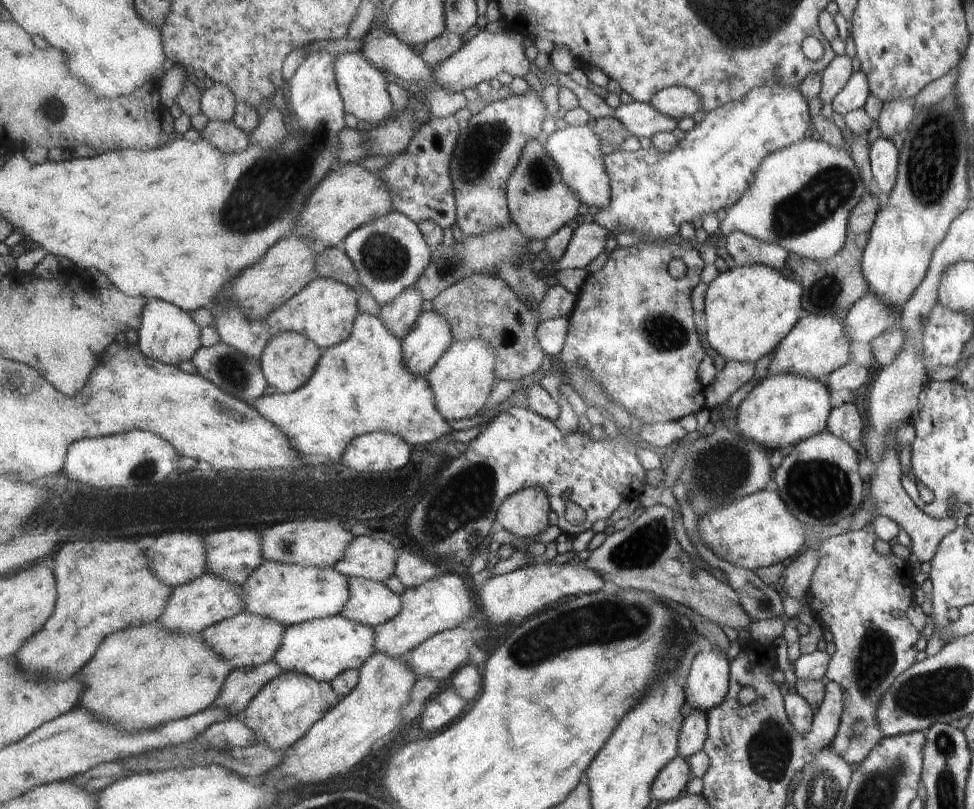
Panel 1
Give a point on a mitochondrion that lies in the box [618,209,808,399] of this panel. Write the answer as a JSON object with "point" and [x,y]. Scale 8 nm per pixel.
{"point":[666,334]}

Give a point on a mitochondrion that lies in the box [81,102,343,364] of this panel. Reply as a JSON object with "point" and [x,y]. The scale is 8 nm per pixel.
{"point":[260,197]}

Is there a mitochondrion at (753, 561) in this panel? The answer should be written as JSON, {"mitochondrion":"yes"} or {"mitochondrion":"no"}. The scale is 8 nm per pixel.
{"mitochondrion":"no"}

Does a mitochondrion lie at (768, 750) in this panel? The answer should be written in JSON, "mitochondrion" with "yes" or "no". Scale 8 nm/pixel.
{"mitochondrion":"yes"}

